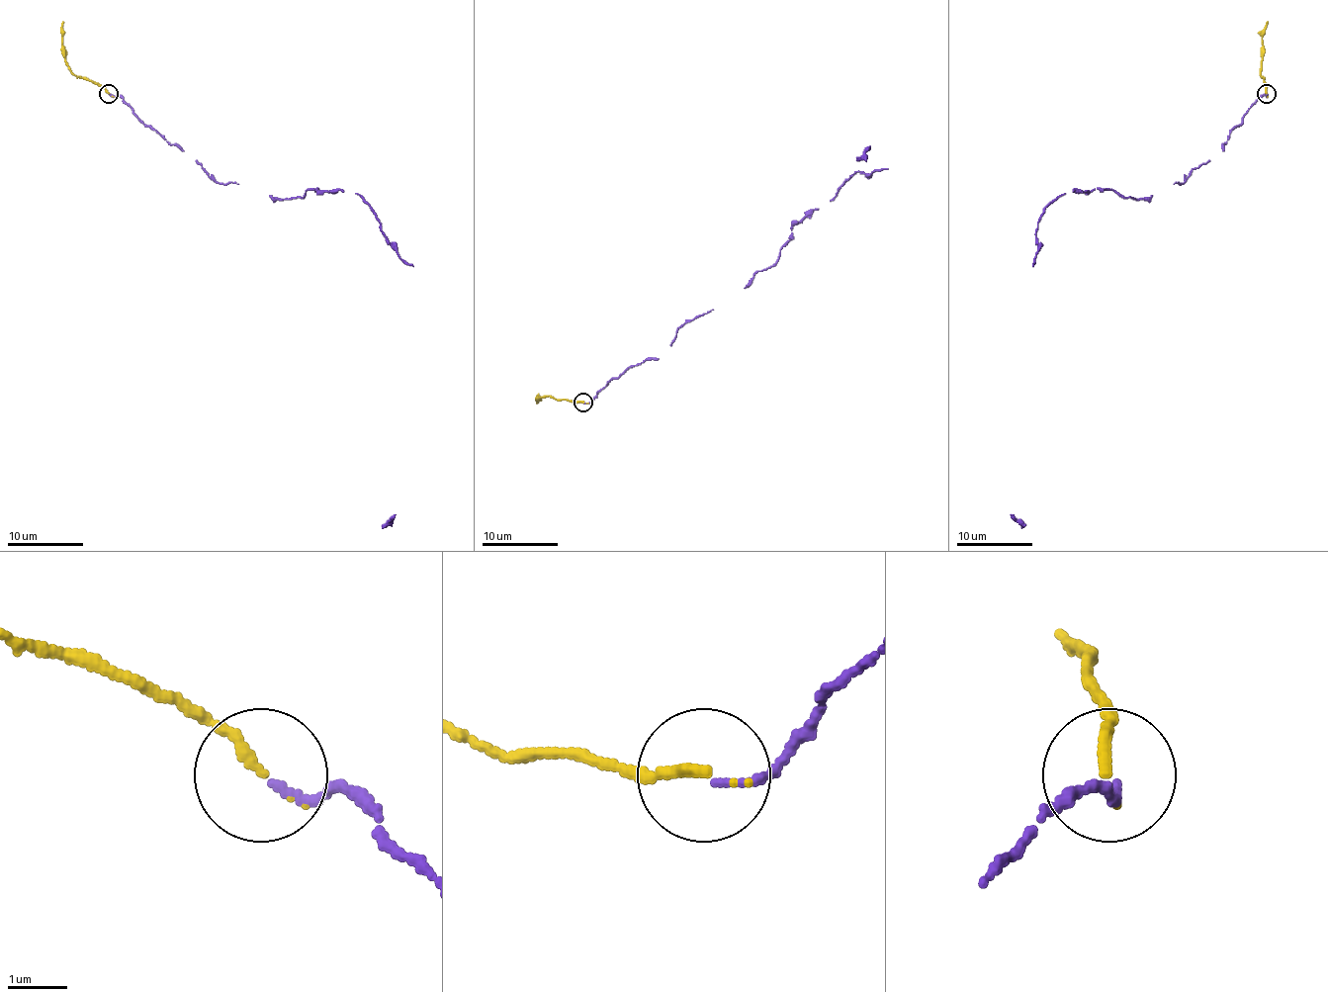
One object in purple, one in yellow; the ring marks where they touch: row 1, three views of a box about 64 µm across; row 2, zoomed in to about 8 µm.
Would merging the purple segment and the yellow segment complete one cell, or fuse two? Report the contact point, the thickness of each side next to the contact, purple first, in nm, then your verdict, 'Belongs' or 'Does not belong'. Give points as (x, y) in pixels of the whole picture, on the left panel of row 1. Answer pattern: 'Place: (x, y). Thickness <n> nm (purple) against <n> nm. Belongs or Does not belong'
Place: (108, 93). Thickness 120 nm (purple) against 190 nm. Belongs

